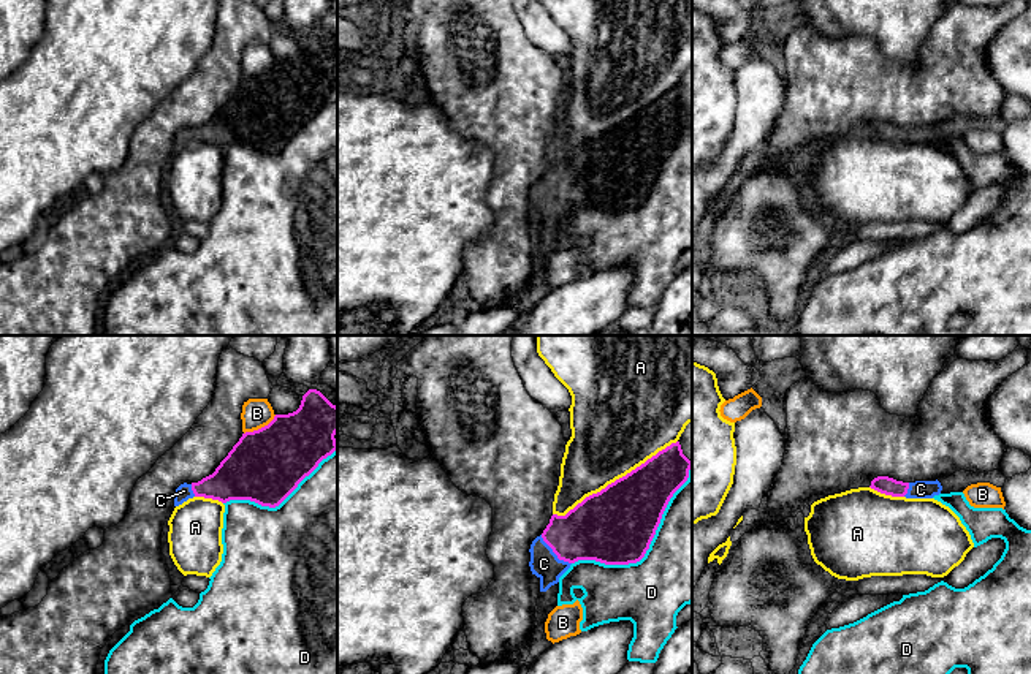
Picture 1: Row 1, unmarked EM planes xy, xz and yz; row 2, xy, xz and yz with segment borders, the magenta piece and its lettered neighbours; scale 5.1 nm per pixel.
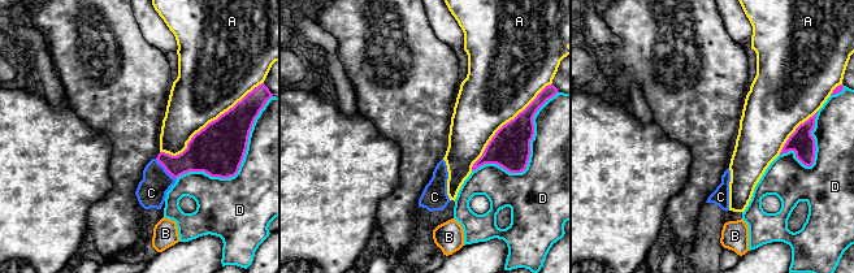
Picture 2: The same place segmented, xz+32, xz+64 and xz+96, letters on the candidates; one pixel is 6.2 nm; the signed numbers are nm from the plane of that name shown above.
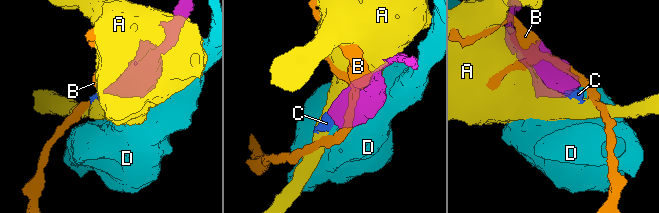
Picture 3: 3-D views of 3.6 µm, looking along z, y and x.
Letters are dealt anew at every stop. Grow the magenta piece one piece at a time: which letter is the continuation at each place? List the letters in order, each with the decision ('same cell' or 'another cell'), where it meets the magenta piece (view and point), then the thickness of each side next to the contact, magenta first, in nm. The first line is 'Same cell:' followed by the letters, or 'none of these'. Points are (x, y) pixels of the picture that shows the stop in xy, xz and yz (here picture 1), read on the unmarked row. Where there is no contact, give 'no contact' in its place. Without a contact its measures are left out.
Same cell: C
A: another cell; contact xz (616, 125); calibres 380 and 440 nm
B: another cell; contact xy (262, 73); calibres 380 and 150 nm
C: same cell; contact xz (553, 196); calibres 320 and 150 nm
D: another cell; contact xz (648, 192); calibres 380 and 440 nm

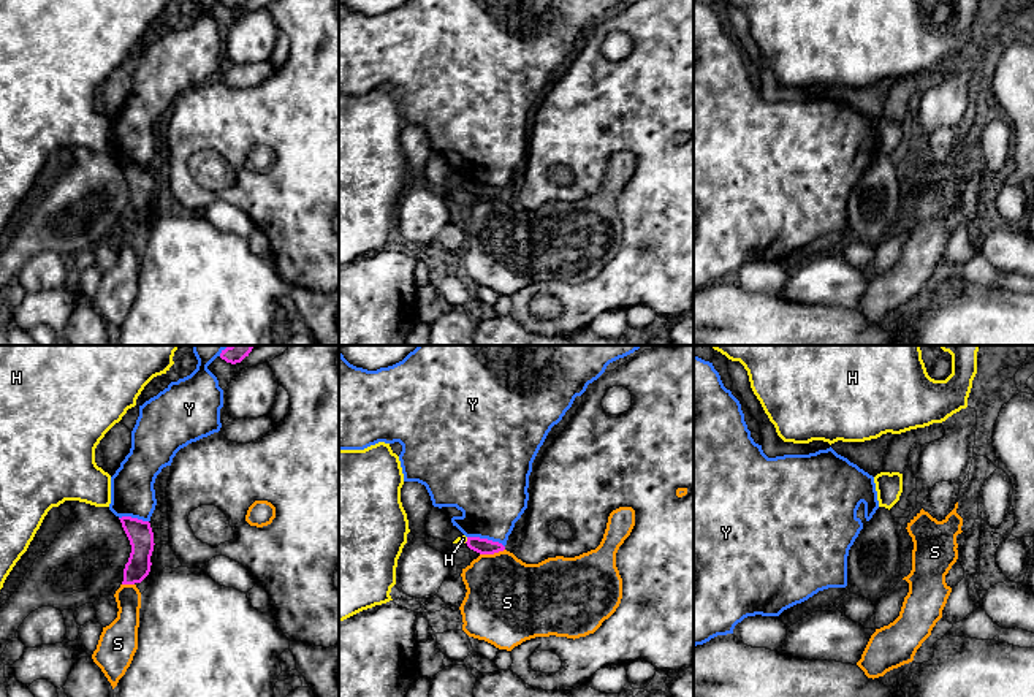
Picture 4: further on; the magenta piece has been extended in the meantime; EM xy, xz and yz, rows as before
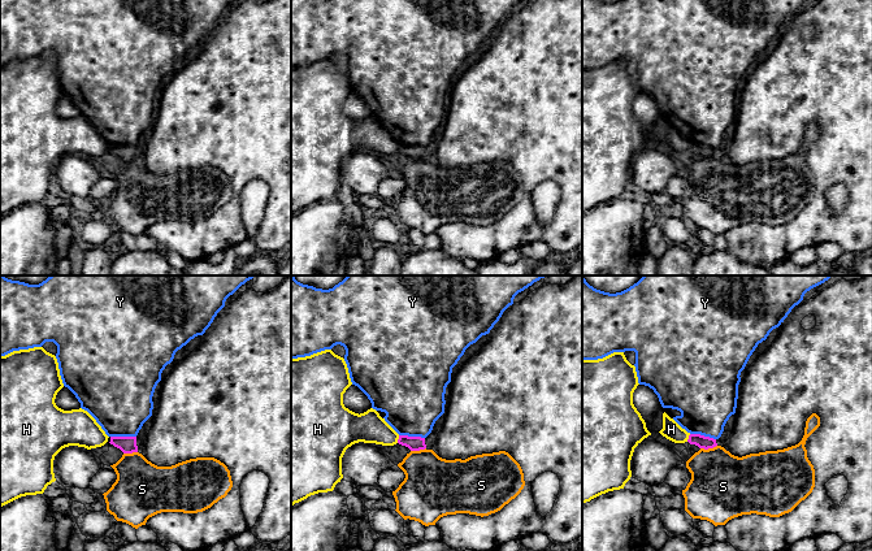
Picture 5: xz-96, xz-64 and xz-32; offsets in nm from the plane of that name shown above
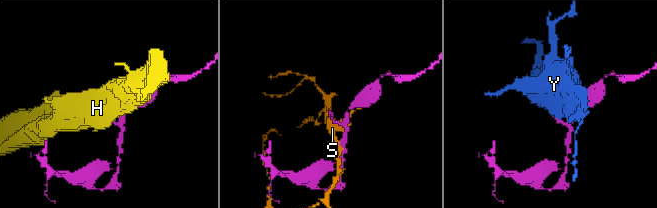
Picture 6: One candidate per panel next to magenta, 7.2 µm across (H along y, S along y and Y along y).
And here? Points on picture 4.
Same cell: none of these
H: another cell; contact xz (467, 186); calibres 80 and 40 nm
S: another cell; contact xz (491, 198); calibres 80 and 420 nm
Y: another cell; contact xz (486, 184); calibres 80 and 360 nm

